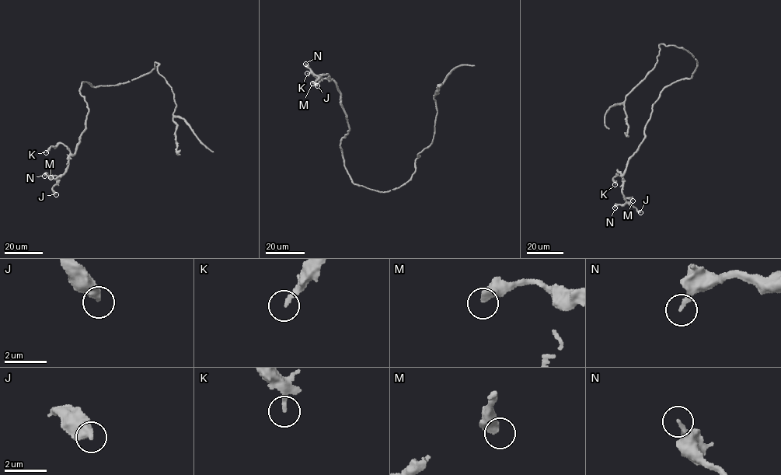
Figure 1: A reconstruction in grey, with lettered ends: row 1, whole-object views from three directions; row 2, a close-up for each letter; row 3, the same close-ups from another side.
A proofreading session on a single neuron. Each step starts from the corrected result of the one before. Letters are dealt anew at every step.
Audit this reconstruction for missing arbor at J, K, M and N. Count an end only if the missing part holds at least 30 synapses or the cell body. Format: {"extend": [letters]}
{"extend": []}

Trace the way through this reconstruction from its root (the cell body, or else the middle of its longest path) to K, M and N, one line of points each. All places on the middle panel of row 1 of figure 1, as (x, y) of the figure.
K: (378, 191), (353, 183), (344, 165), (340, 143), (349, 126), (336, 85), (332, 79), (318, 79), (307, 73)
M: (378, 191), (353, 183), (344, 165), (340, 143), (349, 126), (336, 85), (326, 74), (318, 82), (312, 83)
N: (378, 191), (352, 181), (340, 146), (349, 127), (340, 94), (328, 74), (314, 75), (305, 64)

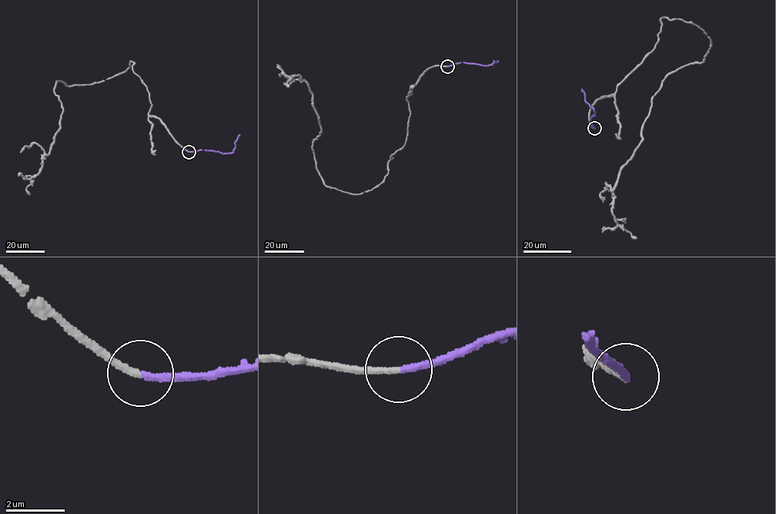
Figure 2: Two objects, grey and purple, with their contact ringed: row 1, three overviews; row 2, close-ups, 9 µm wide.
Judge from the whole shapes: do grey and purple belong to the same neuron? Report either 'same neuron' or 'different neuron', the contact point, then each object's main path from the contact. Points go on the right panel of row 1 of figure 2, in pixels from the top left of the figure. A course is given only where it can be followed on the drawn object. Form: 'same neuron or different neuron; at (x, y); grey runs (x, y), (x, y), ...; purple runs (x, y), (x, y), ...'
same neuron; at (594, 128); grey runs (594, 128), (591, 105), (653, 49), (660, 18), (704, 31), (703, 62), (663, 81), (611, 190), (636, 238); purple runs (594, 128), (590, 122), (595, 112), (585, 100), (581, 89)

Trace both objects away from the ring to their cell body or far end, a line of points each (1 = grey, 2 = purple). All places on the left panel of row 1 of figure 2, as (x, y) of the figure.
1: (188, 152), (148, 115), (149, 95), (134, 62), (97, 82), (58, 81), (60, 129), (26, 188), (30, 195)
2: (188, 152), (202, 149), (232, 152), (239, 135)

